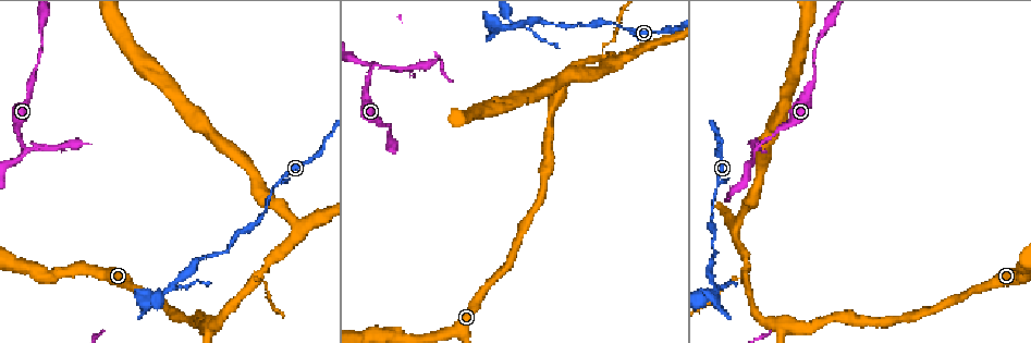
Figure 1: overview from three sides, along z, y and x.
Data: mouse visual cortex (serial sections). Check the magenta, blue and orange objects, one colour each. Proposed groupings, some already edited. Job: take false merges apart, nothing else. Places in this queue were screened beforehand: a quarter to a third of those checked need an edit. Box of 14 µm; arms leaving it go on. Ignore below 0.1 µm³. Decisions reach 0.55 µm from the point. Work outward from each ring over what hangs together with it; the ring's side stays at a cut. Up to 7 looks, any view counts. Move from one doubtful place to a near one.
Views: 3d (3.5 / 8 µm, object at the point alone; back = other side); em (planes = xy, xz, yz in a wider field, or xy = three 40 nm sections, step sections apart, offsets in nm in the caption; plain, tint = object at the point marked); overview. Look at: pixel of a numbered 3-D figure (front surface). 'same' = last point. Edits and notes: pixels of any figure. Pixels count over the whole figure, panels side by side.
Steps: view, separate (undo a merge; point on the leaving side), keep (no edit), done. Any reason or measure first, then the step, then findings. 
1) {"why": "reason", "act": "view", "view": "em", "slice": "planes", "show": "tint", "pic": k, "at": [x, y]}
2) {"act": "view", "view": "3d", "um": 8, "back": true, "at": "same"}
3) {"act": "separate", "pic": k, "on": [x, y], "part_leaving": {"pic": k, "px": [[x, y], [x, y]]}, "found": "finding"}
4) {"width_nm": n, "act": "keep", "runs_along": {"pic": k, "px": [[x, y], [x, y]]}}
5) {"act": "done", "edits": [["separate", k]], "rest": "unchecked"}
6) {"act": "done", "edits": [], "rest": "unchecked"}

{"act": "view", "view": "3d", "um": 8, "pic": 1, "at": [754, 148]}

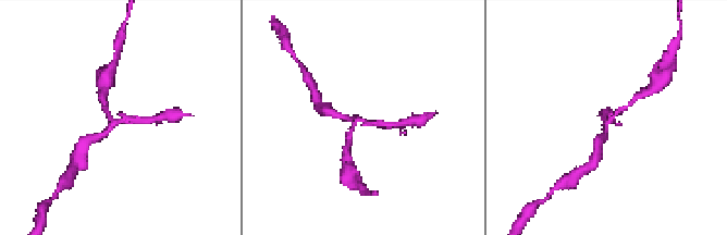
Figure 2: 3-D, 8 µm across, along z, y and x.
{"arms": 3, "arm_widths_nm": [150, 200, 200], "why": "need the tissue", "act": "view", "view": "em", "slice": "xy", "step": 5, "show": "tint", "pic": 2, "at": [112, 123]}

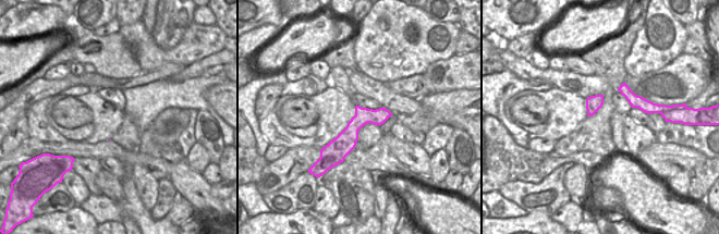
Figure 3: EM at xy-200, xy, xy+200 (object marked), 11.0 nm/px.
{"act": "keep", "runs_along": {"pic": 3, "px": [[387, 113], [365, 116], [336, 160]]}, "found": "all the same cell"}

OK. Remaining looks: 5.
{"why": "narrows sharply", "act": "view", "view": "3d", "um": 3.5, "pic": 1, "at": [252, 277]}

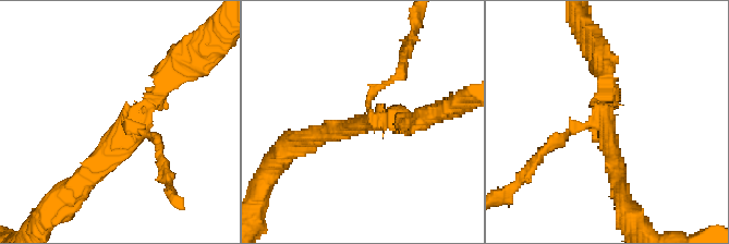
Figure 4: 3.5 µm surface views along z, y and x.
{"arms": 3, "arm_widths_nm": [150, 250, 300], "why": "now the EM", "act": "view", "view": "em", "slice": "xy", "step": 5, "show": "tint", "pic": 4, "at": [372, 122]}

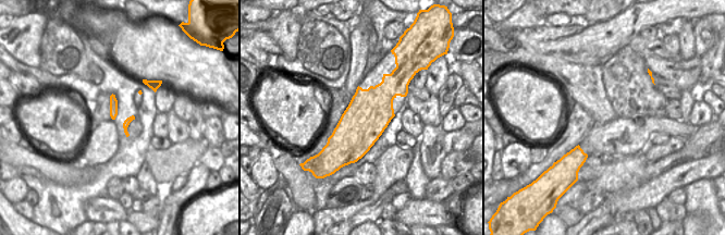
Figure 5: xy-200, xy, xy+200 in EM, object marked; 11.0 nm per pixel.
{"width_nm": 500, "act": "separate", "pic": 4, "on": [565, 136], "part_leaving": {"pic": 4, "px": [[595, 126], [556, 136], [522, 177]]}, "found": "two cells meet here"}

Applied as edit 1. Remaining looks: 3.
{"why": "three arms meet", "act": "view", "view": "3d", "um": 3.5, "pic": 1, "at": [514, 25]}

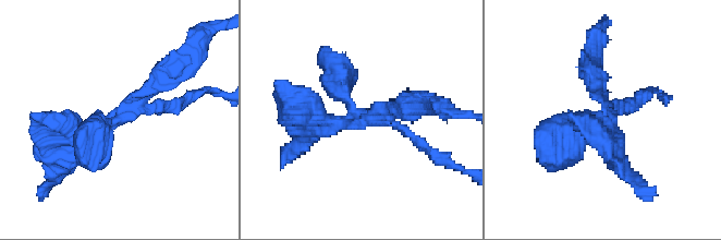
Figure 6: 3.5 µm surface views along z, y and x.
{"act": "view", "view": "em", "slice": "xy", "step": 5, "show": "tint", "pic": 6, "at": [120, 115]}

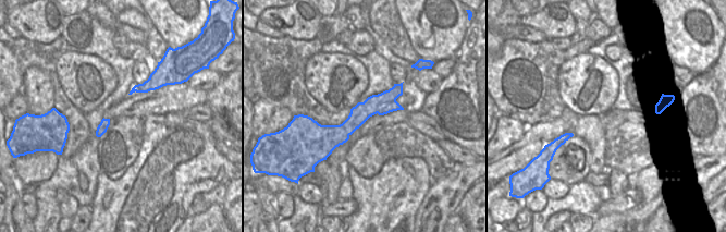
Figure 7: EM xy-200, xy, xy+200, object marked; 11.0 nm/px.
{"act": "separate", "pic": 6, "on": [343, 79], "part_leaving": {"pic": 6, "px": [[355, 114], [325, 50]]}, "found": "two cells meet here"}

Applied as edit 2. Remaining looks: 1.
{"act": "done", "edits": [["separate", 4], ["separate", 6]], "rest": "unchecked"}

